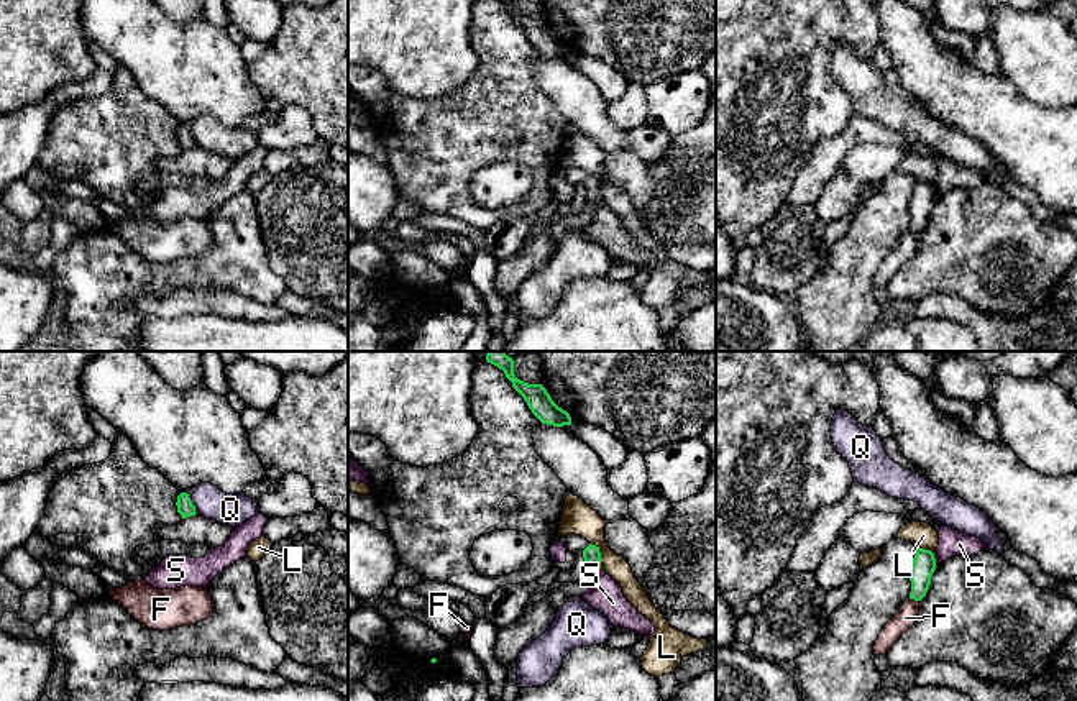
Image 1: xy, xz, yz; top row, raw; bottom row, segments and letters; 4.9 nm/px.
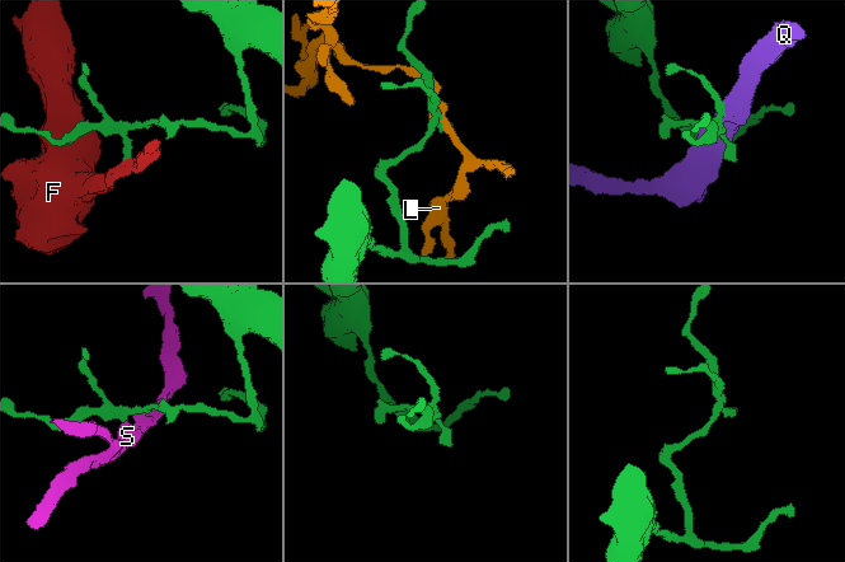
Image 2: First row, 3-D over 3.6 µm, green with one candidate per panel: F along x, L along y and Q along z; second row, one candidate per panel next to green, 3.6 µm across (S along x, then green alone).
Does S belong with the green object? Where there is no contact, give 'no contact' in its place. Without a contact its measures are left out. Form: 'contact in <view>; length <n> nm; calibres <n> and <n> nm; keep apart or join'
contact in yz; length 60 nm; calibres 120 and 130 nm; keep apart

